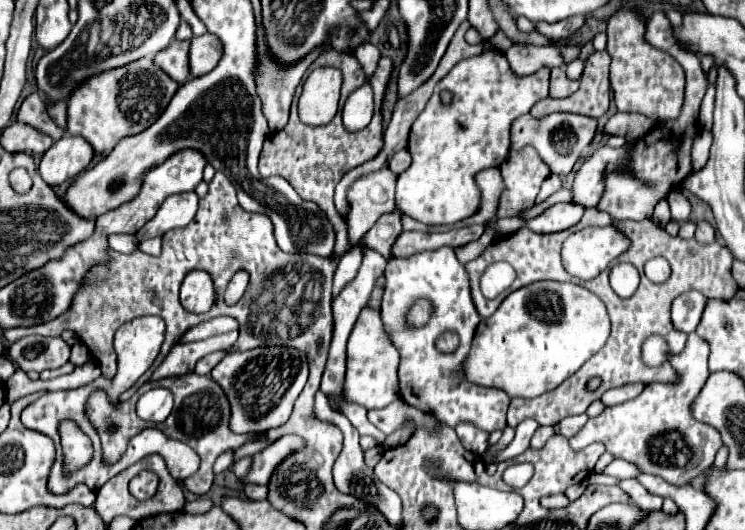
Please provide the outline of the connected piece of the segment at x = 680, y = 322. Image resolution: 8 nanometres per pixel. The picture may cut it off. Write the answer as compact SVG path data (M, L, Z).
M684 294L680 298L674 300L672 304L672 324L674 328L678 328L678 332L694 332L698 326L698 320L702 318L706 306L706 298L702 294Z

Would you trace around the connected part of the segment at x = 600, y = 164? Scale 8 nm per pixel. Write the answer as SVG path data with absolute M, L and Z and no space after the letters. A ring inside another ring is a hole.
M602 146L592 152L590 158L584 160L580 170L576 172L574 184L572 184L572 202L590 208L596 206L602 192L604 192L604 182L606 174L618 166L622 166L628 158L626 148L610 148Z

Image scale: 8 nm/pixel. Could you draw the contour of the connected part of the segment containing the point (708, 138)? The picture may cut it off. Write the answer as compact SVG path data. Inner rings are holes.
M704 130L698 140L694 142L692 148L692 162L694 162L694 170L700 170L706 162L708 162L708 152L710 152L710 144L712 144L712 134L708 130Z

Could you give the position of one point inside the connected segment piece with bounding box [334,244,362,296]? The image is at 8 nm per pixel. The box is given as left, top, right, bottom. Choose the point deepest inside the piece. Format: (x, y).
(349, 263)

